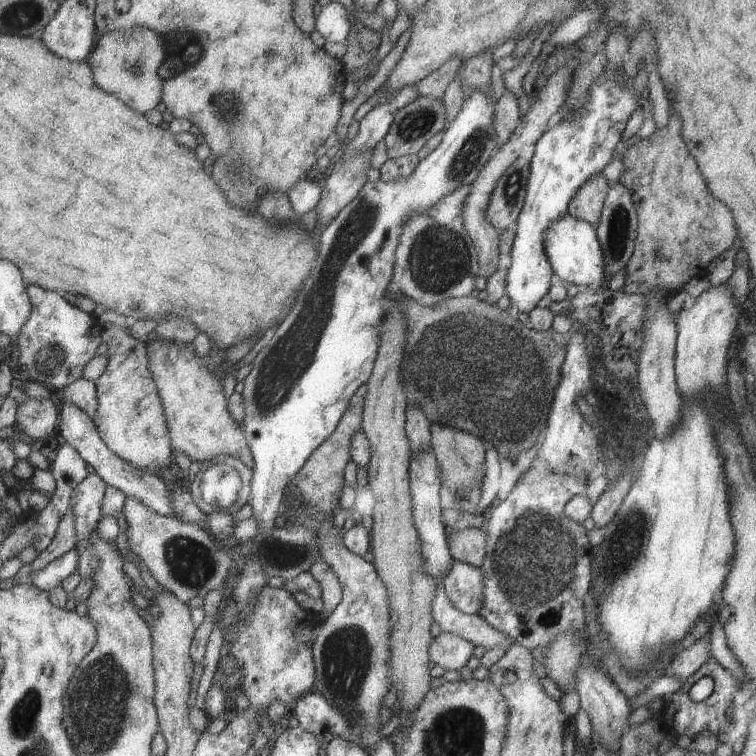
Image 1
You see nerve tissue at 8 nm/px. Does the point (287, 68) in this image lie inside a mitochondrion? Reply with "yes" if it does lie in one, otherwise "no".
no

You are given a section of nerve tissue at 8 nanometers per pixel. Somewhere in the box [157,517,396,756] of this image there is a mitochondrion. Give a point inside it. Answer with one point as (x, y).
(344, 655)

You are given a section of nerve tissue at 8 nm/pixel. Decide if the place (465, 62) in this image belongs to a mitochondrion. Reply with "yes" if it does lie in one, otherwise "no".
no

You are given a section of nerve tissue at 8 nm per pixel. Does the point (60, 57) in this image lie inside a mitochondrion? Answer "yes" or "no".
no

